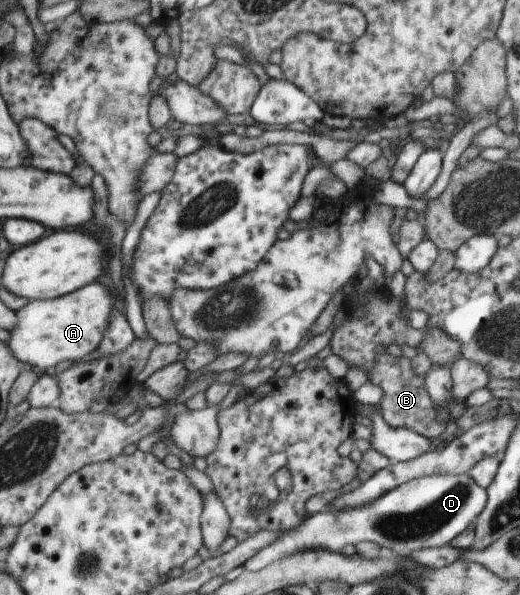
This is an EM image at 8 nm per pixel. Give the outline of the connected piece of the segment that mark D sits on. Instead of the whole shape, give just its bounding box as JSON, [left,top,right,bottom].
[243,474,487,573]

